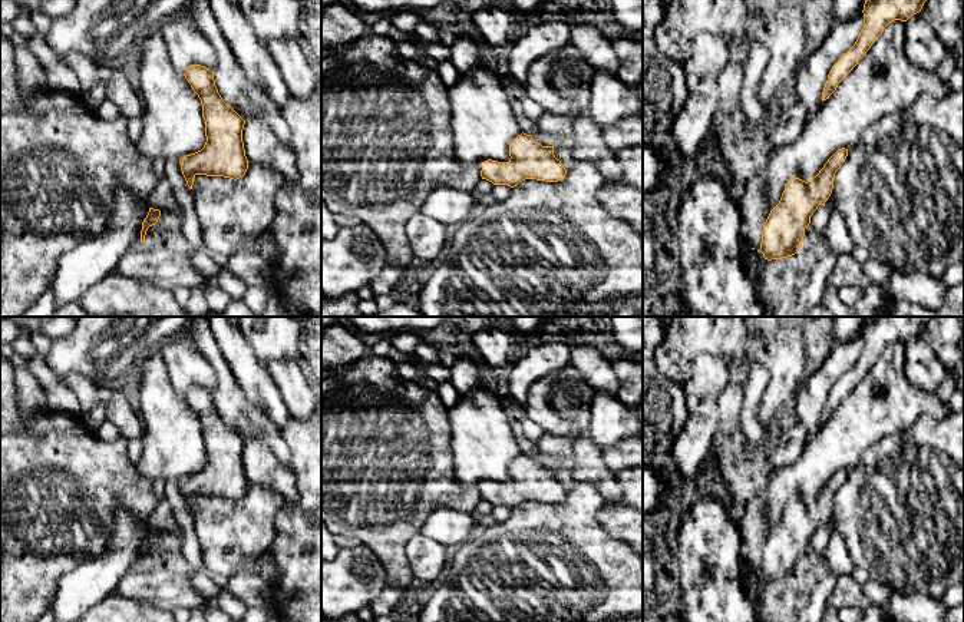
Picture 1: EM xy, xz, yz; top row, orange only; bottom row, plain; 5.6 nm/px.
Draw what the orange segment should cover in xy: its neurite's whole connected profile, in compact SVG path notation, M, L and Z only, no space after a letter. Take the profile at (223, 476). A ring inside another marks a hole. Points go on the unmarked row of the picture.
M201 386L186 390L185 400L198 416L205 441L207 463L195 474L179 480L189 510L197 496L240 500L248 490L242 450L245 441L227 426L214 401L214 393Z

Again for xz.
M524 453L509 464L509 477L508 483L482 483L482 500L514 509L525 500L558 503L567 496L567 490L554 476L554 467L542 467Z

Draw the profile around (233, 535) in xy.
M248 484L245 496L237 502L224 497L195 496L191 510L194 530L209 573L232 576L237 570L251 568L267 555L277 536L277 512L284 504L285 500L277 492L260 484Z

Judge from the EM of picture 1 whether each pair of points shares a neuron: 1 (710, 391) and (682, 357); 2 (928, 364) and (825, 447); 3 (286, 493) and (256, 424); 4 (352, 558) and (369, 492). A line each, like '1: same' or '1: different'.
1: different
2: different
3: different
4: different

